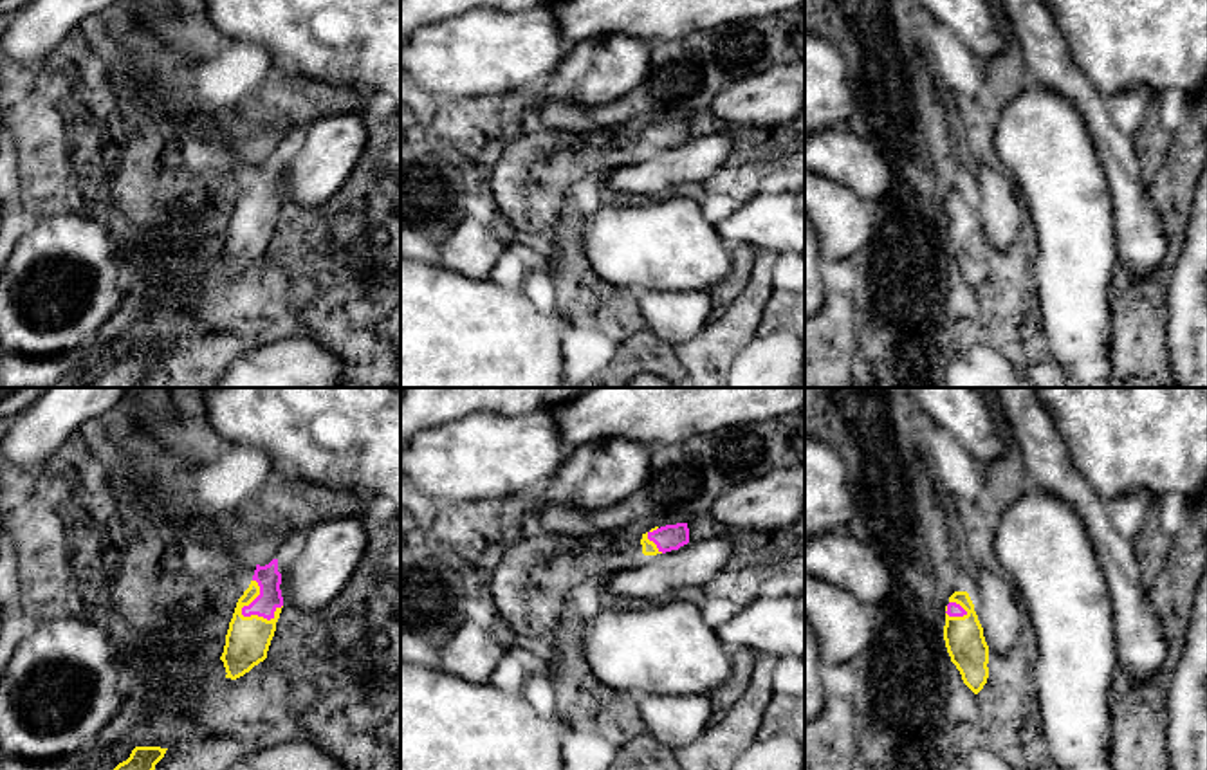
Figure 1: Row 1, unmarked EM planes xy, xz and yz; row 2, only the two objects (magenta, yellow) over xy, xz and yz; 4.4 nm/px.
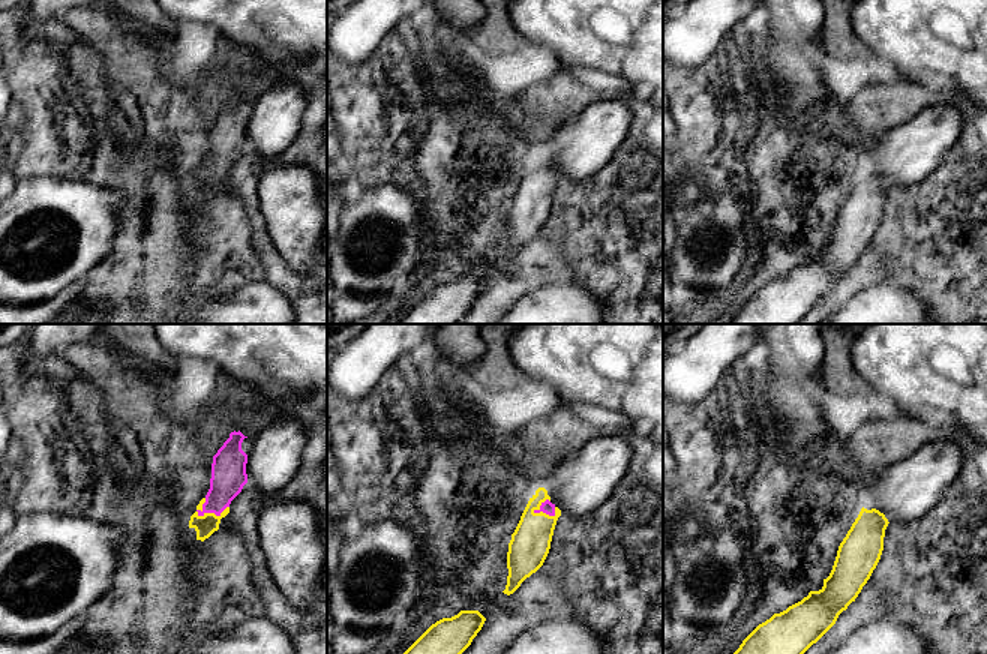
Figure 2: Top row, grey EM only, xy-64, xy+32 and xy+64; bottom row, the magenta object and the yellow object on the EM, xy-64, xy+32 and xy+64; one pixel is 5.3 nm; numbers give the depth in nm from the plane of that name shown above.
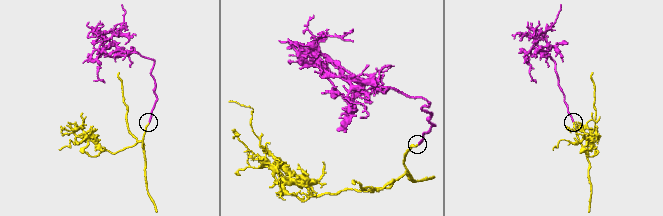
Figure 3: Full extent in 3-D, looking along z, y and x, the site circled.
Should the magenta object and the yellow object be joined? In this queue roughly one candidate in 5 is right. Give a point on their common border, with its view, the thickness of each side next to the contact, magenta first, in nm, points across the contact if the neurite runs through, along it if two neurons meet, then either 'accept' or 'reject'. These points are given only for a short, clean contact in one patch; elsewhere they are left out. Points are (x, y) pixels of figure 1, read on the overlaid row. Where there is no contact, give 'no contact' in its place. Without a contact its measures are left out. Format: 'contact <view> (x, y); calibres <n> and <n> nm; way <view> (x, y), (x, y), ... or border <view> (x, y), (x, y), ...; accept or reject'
contact xy (242, 610); calibres 110 and 200 nm; way xy (267, 577), (266, 586), (242, 610), (248, 619), (248, 639); accept

